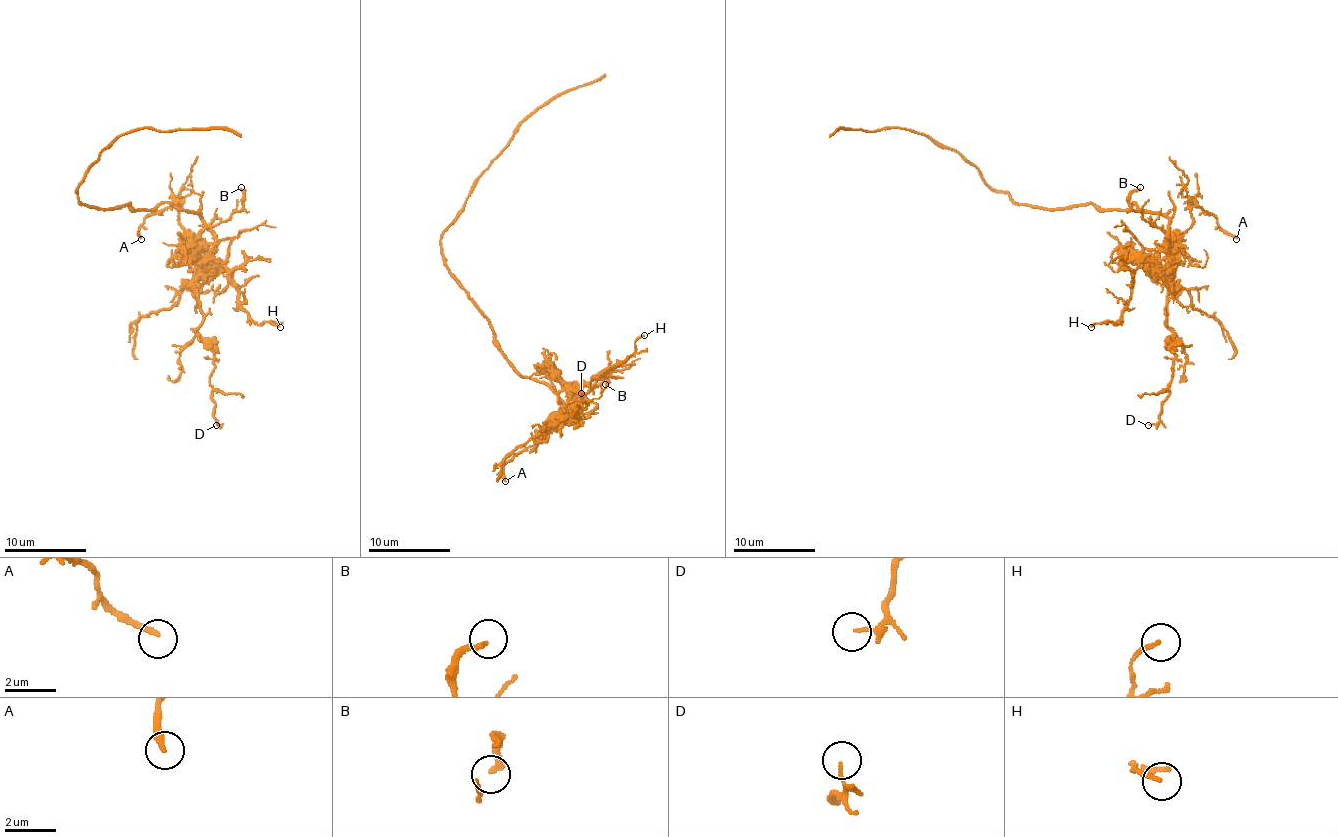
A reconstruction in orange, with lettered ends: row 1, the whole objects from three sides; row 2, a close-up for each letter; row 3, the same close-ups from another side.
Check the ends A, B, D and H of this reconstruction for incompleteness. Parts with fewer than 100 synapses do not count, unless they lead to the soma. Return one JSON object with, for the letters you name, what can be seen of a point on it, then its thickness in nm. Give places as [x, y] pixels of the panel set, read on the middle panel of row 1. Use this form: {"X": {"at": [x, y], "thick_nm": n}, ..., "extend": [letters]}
{"extend": []}

